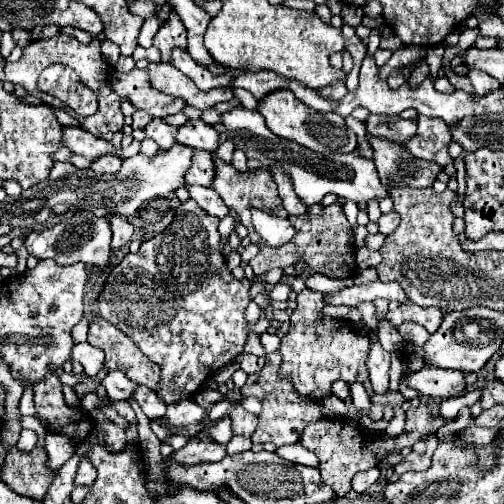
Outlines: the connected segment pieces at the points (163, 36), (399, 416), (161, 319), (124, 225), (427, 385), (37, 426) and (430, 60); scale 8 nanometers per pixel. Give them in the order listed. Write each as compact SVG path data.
M170 12L168 18L160 24L160 30L154 36L154 46L162 52L162 60L168 62L172 48L186 48L186 30L176 12Z
M396 406L396 408L394 408L394 418L388 422L386 432L388 432L390 436L396 436L396 434L400 434L402 430L404 430L404 410L402 410L400 406Z
M192 198L182 202L176 210L170 226L156 234L152 240L142 242L138 254L128 254L112 268L106 284L98 296L100 314L112 322L118 330L128 334L134 344L162 368L162 382L158 386L158 398L164 404L172 404L180 398L190 398L198 392L202 382L210 378L224 364L232 362L246 342L244 310L250 302L250 280L236 280L226 268L226 258L220 252L218 218L202 210Z
M108 216L108 224L112 226L112 250L118 250L122 248L128 240L130 240L130 222L126 222L124 218L120 216Z
M428 364L418 372L404 374L402 378L410 388L418 390L424 396L434 396L434 398L460 396L466 386L464 374L460 370L442 370Z
M21 416L20 424L23 429L32 429L36 431L39 439L36 447L44 447L46 431L35 416Z
M435 45L427 48L427 56L425 61L430 68L430 78L435 81L438 78L438 71L442 67L442 58L444 54L443 45Z

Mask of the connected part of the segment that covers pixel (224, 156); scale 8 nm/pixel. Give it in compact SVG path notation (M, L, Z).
M228 138L223 144L218 147L216 152L221 160L224 160L224 162L226 162L227 164L231 164L234 150L235 146L232 140Z

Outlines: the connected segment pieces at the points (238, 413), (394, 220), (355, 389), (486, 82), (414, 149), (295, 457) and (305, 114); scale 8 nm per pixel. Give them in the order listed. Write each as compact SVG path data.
M242 406L230 408L228 416L232 418L232 430L234 430L234 434L242 434L242 436L252 436L254 434L258 416L246 412Z
M392 210L390 214L382 214L380 220L378 220L378 230L386 236L386 234L392 234L392 230L396 230L396 226L400 224L400 216Z
M359 382L352 383L350 384L350 390L353 404L358 409L369 410L371 407L371 402L363 384Z
M476 68L470 70L468 78L472 80L472 86L474 86L474 92L476 92L476 94L486 94L486 92L490 92L490 90L500 88L500 82L496 82L496 78L492 78L490 74L478 72Z
M420 114L418 116L418 132L404 146L416 158L422 158L422 160L428 160L428 162L436 162L438 166L444 168L448 164L454 164L454 158L448 152L450 142L452 142L450 126L444 120L426 118L426 116Z
M288 444L288 446L280 446L276 448L276 454L284 460L290 460L294 464L306 464L306 466L318 466L318 458L306 450L300 444Z
M274 90L272 94L266 94L258 102L258 112L266 118L266 126L284 140L298 142L314 152L352 152L356 148L356 134L346 128L344 118L334 112L316 112L308 108L304 102L300 102L290 90Z

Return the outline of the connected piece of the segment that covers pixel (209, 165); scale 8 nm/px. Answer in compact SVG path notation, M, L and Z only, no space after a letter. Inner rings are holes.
M192 150L194 158L192 164L186 172L186 182L188 184L200 184L200 186L210 186L212 178L214 178L214 162L210 152L206 150Z

